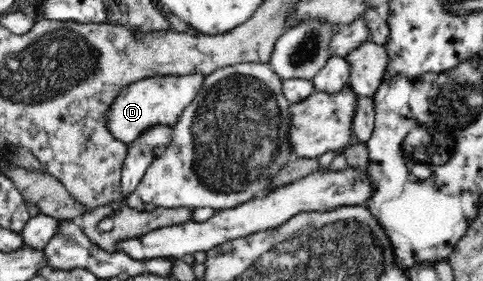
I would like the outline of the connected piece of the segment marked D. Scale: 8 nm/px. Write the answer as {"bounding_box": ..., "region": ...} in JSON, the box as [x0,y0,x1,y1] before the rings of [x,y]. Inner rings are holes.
{"bounding_box":[103,75,205,143],"region":[[[166,75],[166,77],[147,77],[124,86],[119,90],[111,106],[105,110],[103,118],[111,137],[118,142],[131,143],[136,140],[149,126],[173,126],[181,116],[185,106],[197,96],[205,75]]]}

